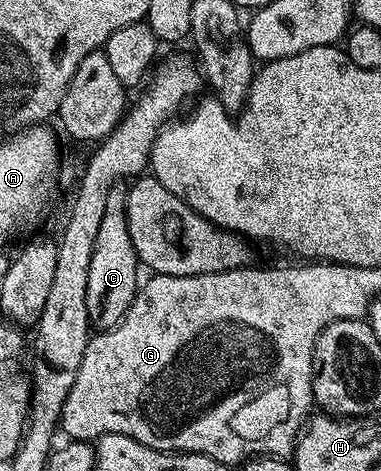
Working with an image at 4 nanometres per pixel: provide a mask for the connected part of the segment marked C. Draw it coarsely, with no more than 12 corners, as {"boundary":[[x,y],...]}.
{"boundary":[[129,182],[112,183],[88,263],[86,307],[111,329],[140,288]]}

